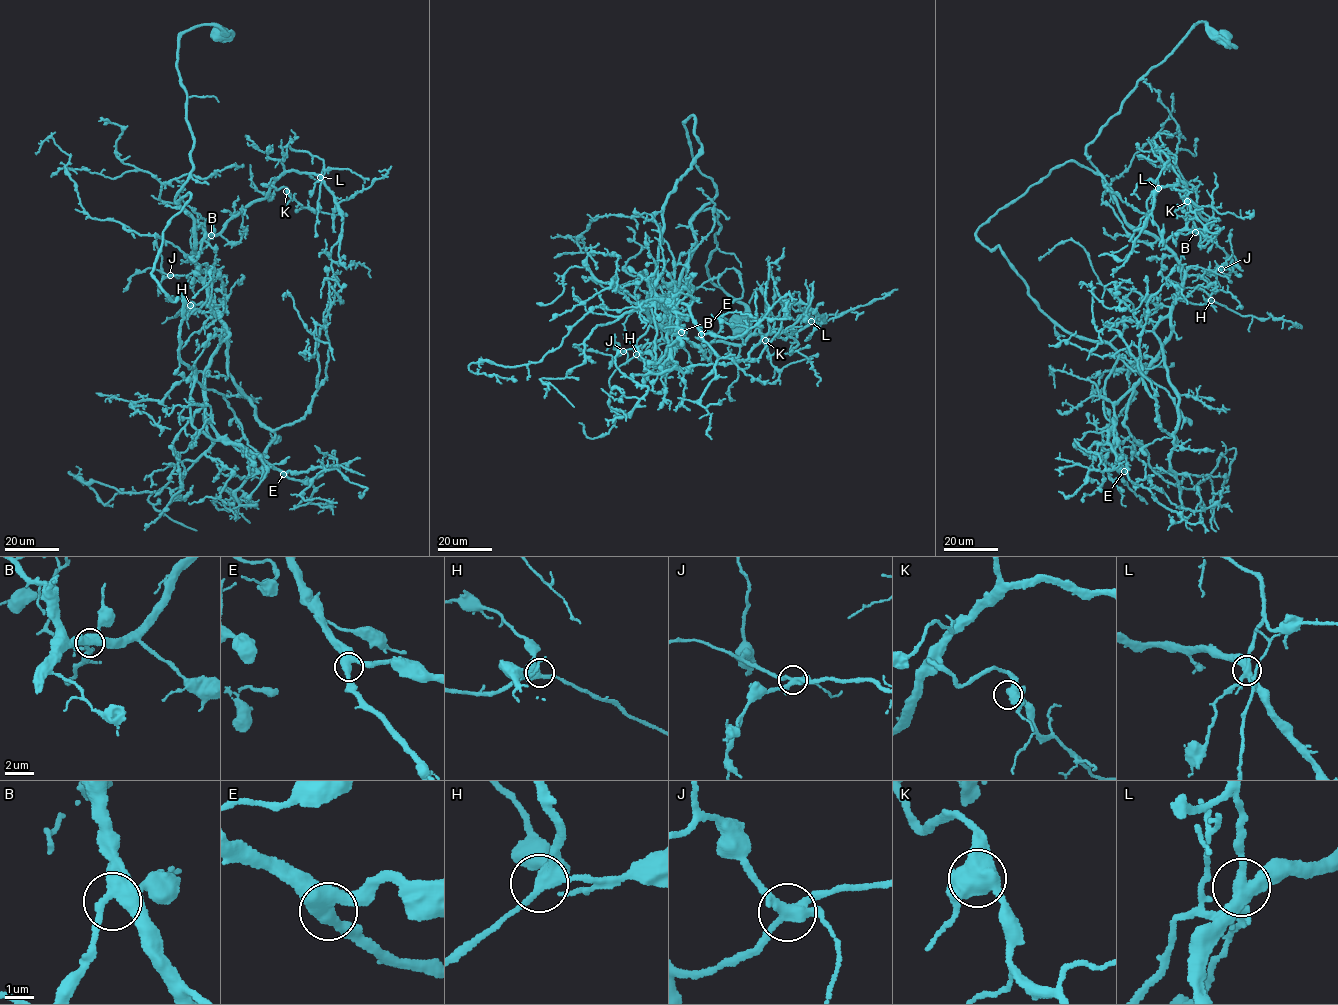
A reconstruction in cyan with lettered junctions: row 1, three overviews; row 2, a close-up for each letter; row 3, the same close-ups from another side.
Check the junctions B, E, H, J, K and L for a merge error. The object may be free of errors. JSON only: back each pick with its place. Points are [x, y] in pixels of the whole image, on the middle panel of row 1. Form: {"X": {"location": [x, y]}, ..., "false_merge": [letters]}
{"L": {"location": [811, 321]}, "false_merge": ["L"]}

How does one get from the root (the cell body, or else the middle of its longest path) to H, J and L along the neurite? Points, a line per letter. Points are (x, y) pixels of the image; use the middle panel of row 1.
H: (737, 319), (743, 304), (707, 273), (721, 227), (716, 210), (701, 210), (665, 329), (650, 325), (636, 354)
J: (737, 319), (743, 304), (707, 273), (721, 227), (716, 210), (701, 210), (662, 337), (623, 351)
L: (737, 319), (743, 304), (707, 273), (721, 227), (701, 210), (672, 296), (686, 340), (810, 322)

